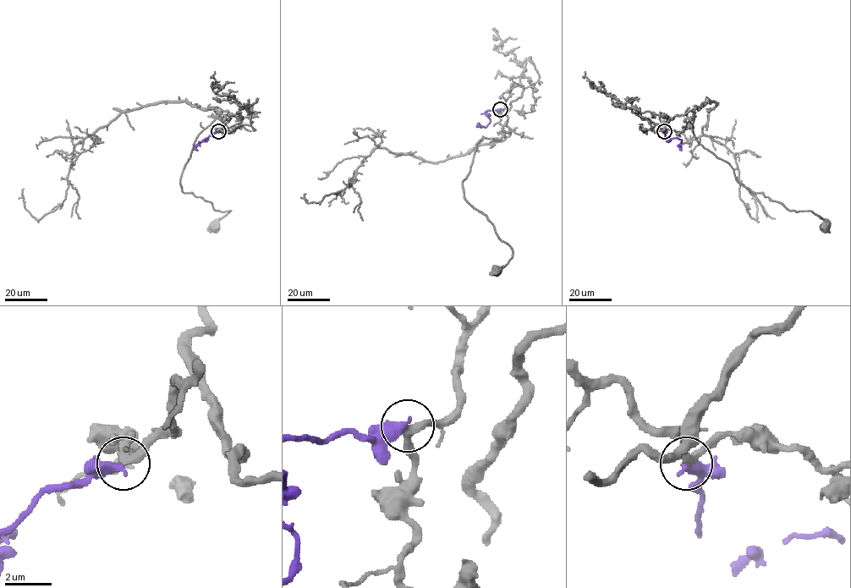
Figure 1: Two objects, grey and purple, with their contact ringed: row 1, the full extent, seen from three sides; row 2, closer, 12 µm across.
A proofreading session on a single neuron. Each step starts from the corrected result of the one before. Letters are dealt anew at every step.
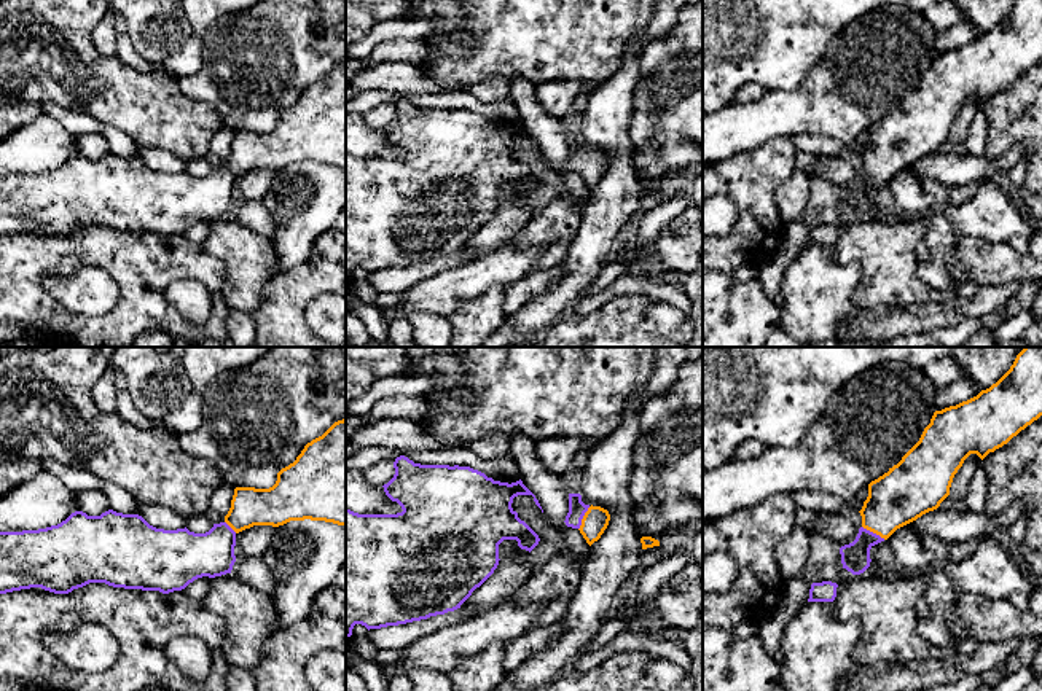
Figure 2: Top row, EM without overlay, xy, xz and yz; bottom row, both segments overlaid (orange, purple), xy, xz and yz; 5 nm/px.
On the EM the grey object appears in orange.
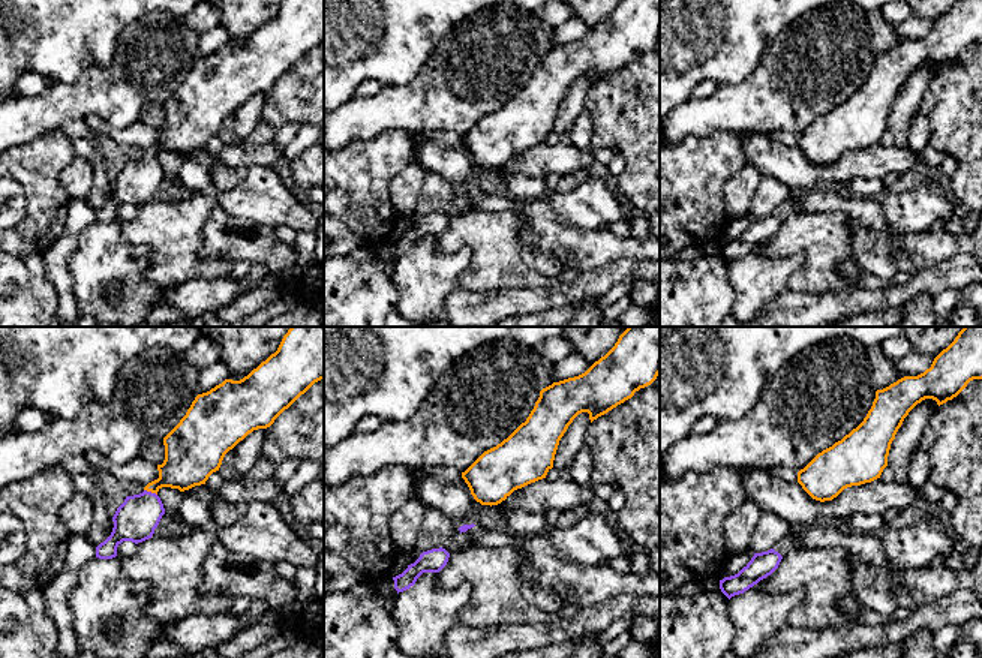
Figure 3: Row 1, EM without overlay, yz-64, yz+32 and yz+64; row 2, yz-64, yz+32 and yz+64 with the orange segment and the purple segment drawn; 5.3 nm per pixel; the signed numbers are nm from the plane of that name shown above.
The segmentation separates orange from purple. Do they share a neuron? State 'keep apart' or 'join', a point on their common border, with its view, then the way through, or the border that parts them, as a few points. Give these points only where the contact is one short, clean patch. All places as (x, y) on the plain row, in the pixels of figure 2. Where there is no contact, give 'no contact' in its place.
join; meets orange in xz at (583, 161); runs through xz (596, 163), (583, 161), (577, 152)

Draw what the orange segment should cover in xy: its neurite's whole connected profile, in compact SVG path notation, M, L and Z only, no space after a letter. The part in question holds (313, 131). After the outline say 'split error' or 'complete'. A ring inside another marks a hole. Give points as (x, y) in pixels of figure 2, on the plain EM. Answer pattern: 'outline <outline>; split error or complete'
outline M346 62L308 86L296 103L277 116L272 131L236 131L225 164L213 167L206 177L194 177L186 170L156 172L139 158L113 153L100 159L75 154L46 172L0 175L0 237L30 231L69 237L89 226L169 237L185 232L198 221L231 217L239 175L253 169L279 170L304 162L346 169Z; split error

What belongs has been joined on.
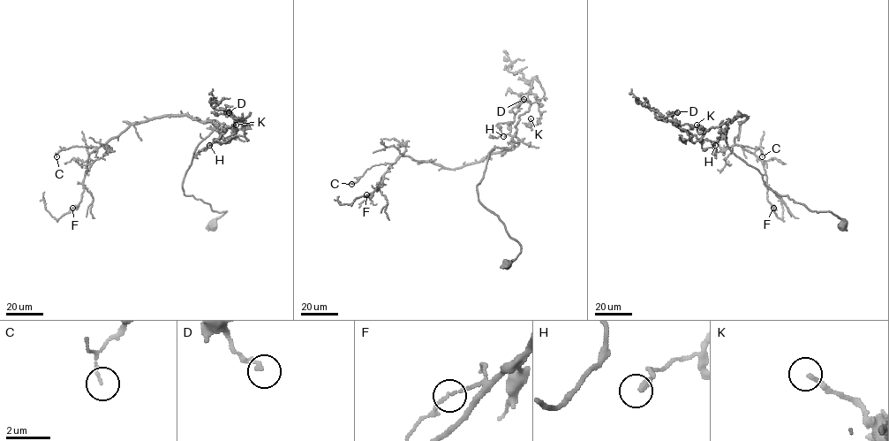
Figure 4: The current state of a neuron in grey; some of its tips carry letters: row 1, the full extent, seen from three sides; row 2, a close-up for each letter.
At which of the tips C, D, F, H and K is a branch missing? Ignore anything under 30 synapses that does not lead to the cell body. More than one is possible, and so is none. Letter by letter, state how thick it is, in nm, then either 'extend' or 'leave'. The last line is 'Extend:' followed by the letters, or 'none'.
C: calibre 90 nm; leave
D: calibre 240 nm; leave
F: calibre 100 nm; leave
H: calibre 260 nm; leave
K: calibre 200 nm; leave
Extend: none

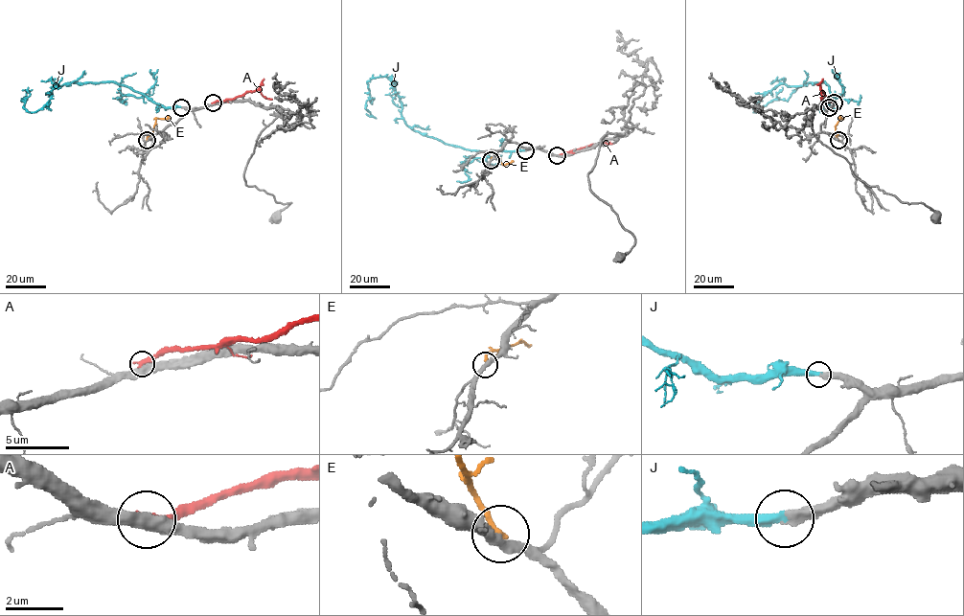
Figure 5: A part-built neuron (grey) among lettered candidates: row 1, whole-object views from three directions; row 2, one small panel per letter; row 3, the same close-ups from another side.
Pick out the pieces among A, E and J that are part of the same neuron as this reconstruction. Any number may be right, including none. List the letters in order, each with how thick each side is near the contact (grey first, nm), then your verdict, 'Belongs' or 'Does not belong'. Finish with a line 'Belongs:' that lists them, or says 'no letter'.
A: Thickness 500 nm (grey) against 360 nm. Does not belong
E: Thickness 360 nm (grey) against 200 nm. Does not belong
J: Thickness 360 nm (grey) against 380 nm. Belongs
Belongs: J

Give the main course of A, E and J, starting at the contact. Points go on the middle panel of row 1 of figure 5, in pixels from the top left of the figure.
A: (557, 155), (593, 144), (616, 142)
E: (491, 160), (496, 156), (503, 165), (512, 162)
J: (525, 150), (471, 150), (413, 130), (385, 76), (367, 82), (365, 108), (372, 116), (366, 113)

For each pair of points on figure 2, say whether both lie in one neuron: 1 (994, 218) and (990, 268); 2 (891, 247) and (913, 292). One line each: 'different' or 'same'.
1: different
2: same

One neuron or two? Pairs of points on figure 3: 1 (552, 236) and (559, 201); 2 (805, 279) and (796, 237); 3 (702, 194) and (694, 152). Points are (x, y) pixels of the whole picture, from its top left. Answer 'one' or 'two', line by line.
1: two
2: one
3: one

